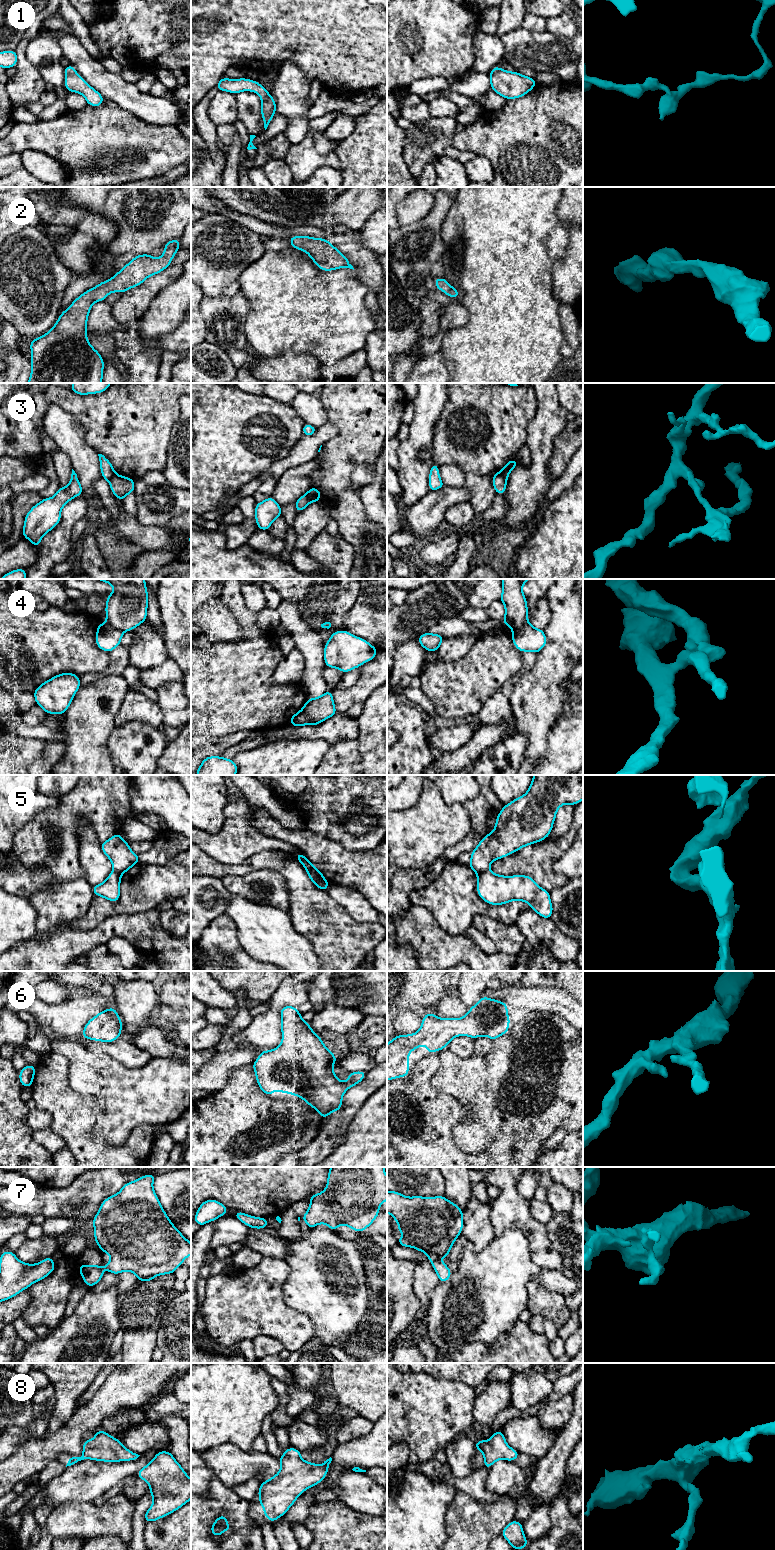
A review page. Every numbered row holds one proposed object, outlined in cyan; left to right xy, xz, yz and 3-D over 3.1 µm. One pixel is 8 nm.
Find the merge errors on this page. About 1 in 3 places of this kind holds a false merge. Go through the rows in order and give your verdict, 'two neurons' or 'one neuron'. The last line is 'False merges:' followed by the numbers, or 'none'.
1: two neurons
2: one neuron
3: two neurons
4: two neurons
5: two neurons
6: one neuron
7: one neuron
8: one neuron
False merges: 1, 3, 4, 5

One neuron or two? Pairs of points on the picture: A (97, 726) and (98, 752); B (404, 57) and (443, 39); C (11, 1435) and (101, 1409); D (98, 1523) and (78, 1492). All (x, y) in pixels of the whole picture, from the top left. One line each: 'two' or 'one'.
A: one
B: one
C: two
D: two

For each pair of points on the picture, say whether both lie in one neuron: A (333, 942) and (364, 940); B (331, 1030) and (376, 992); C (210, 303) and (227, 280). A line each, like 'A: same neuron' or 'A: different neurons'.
A: same neuron
B: different neurons
C: different neurons

